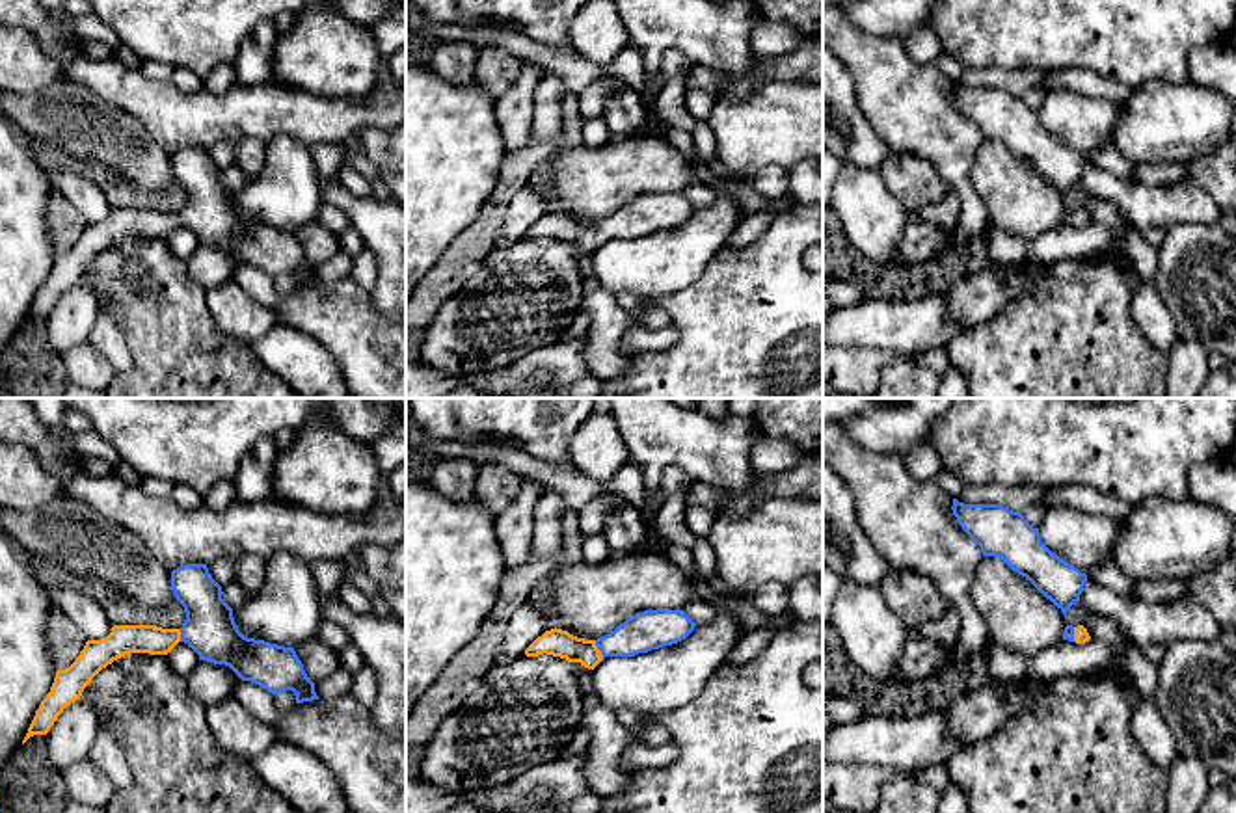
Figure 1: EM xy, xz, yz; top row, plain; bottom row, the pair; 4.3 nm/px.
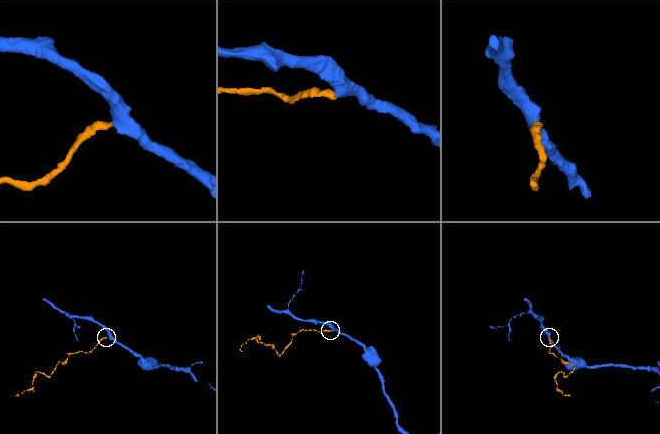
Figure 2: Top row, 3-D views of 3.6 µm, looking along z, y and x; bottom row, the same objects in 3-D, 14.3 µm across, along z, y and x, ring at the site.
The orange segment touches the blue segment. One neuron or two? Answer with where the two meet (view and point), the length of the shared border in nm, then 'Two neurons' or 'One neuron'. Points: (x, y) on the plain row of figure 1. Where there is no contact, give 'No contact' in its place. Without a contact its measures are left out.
Touches orange at xz (596, 231). Shared border 80 nm. One neuron

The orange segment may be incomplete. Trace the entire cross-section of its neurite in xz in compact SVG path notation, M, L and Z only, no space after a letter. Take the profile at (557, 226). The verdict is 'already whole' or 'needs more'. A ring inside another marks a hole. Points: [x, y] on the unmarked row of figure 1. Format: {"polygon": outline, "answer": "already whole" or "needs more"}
{"polygon": "M683 193L637 195L609 218L584 223L562 212L545 214L527 233L527 240L553 238L594 253L605 240L635 240L685 223L696 207Z", "answer": "needs more"}

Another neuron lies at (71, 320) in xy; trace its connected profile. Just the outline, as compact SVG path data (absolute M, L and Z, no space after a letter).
M76 283L65 290L45 318L50 348L63 355L74 346L87 342L99 313L101 301L91 287Z

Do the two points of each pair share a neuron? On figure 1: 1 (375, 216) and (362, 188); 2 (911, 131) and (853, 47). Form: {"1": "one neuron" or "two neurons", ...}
{"1": "two neurons", "2": "one neuron"}

